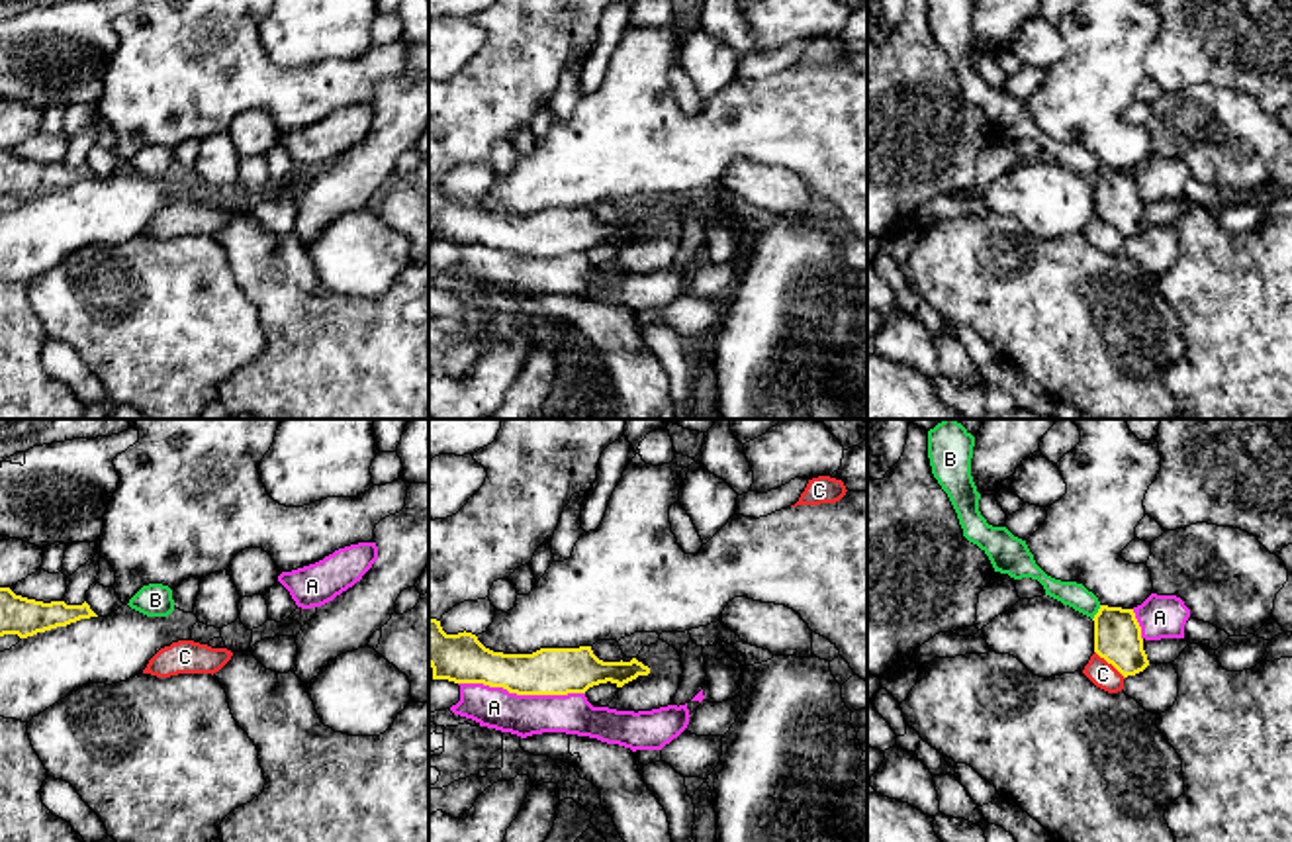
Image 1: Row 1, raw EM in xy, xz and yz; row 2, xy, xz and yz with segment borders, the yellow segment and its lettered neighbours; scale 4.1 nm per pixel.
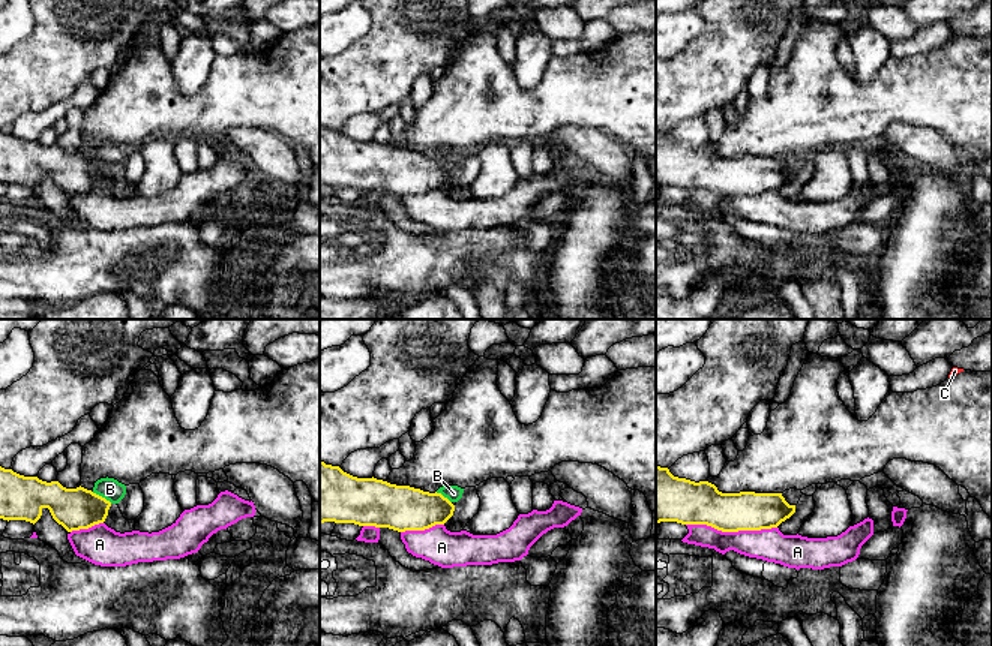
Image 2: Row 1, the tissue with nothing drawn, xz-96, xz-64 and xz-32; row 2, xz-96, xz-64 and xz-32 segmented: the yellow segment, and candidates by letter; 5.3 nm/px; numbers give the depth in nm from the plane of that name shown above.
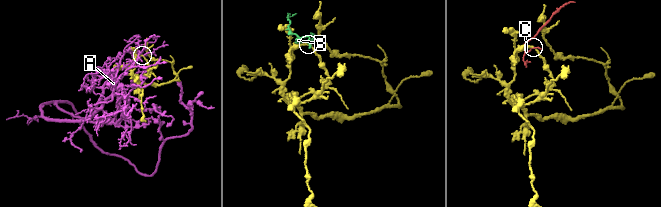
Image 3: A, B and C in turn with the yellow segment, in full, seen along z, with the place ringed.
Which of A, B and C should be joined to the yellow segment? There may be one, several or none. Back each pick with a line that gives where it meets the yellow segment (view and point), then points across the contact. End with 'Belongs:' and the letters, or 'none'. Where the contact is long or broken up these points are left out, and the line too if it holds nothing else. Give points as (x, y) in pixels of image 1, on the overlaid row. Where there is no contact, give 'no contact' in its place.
A: meets yellow in xz at (521, 694)
Belongs: A

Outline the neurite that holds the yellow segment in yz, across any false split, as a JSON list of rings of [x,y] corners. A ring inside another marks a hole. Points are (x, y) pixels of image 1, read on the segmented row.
[[[1100,605],[1094,615],[1094,652],[1124,678],[1149,666],[1143,650],[1141,627],[1133,609]]]

